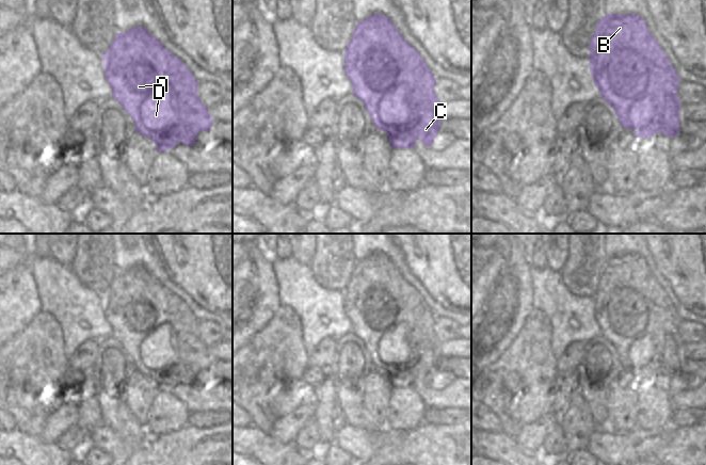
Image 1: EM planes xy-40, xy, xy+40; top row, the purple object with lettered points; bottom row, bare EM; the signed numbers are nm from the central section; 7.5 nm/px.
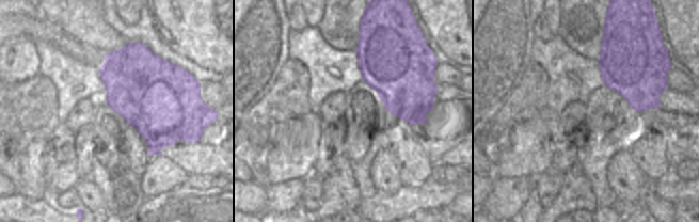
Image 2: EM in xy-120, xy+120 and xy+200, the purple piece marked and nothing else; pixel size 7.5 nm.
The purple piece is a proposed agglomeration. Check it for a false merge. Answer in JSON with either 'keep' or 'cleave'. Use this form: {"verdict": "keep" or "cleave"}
{"verdict": "keep"}

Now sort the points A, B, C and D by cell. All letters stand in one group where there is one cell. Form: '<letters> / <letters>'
A B C D

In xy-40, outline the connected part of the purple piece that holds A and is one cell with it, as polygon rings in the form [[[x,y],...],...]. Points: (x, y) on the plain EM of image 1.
[[[143,266],[116,272],[103,296],[103,311],[115,338],[133,358],[135,370],[157,384],[157,391],[175,387],[181,381],[195,385],[197,373],[208,370],[214,358],[199,339],[198,320],[189,306]]]

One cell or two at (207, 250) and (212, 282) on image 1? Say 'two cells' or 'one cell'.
one cell

